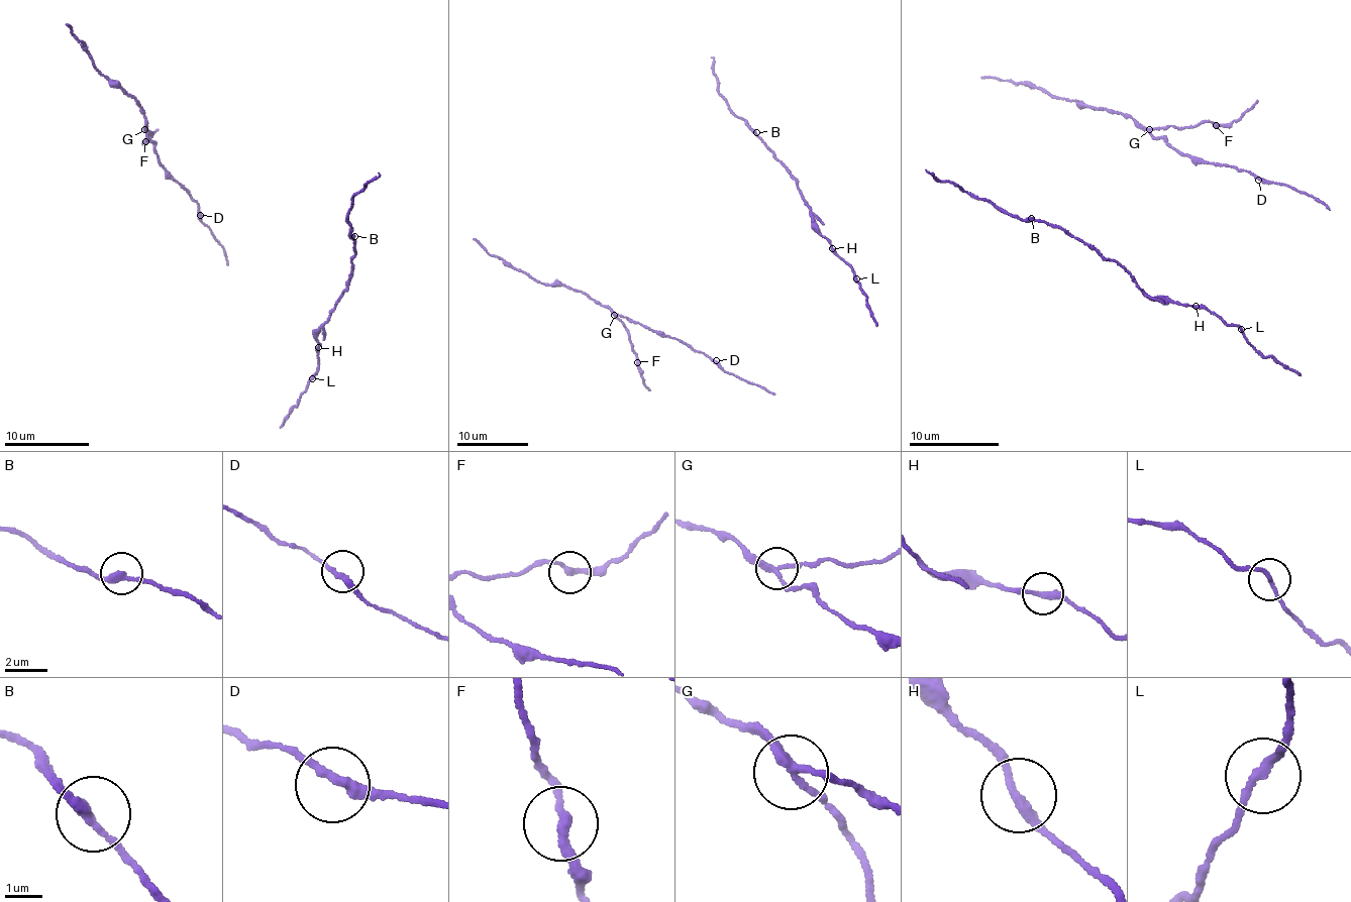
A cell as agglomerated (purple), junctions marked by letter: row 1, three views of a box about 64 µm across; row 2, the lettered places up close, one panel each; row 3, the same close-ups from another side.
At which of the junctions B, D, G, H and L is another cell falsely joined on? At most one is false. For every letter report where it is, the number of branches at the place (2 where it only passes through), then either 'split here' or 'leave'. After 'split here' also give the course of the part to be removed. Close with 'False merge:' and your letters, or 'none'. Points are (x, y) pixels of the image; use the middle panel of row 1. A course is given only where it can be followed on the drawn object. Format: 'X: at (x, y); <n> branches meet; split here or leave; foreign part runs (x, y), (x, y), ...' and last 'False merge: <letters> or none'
B: at (756, 132); 2 branches meet; leave
D: at (716, 360); 2 branches meet; leave
G: at (614, 315); 3 branches meet; split here; foreign part runs (614, 315), (626, 330), (636, 355), (636, 365), (649, 389)
H: at (832, 248); 2 branches meet; leave
L: at (856, 278); 2 branches meet; leave
False merge: G

